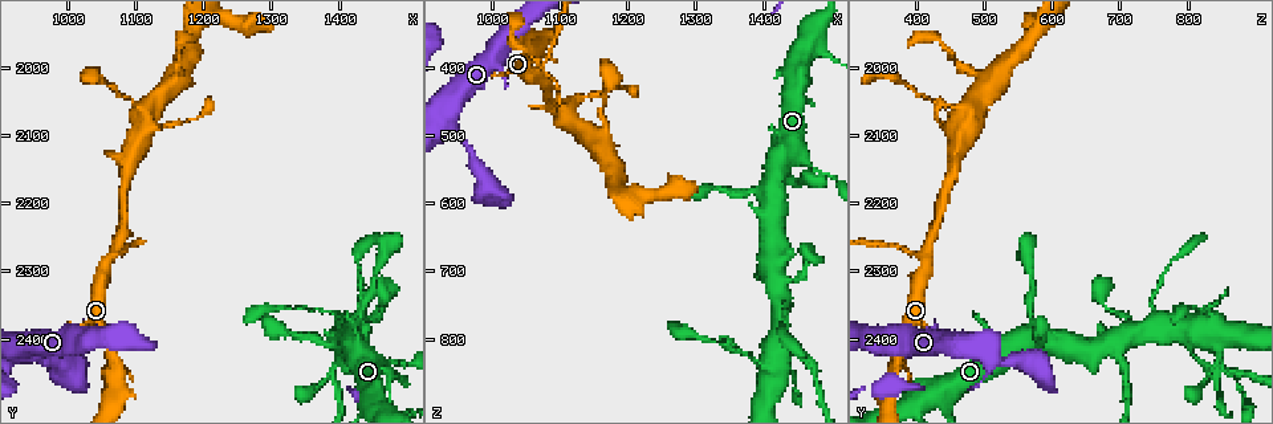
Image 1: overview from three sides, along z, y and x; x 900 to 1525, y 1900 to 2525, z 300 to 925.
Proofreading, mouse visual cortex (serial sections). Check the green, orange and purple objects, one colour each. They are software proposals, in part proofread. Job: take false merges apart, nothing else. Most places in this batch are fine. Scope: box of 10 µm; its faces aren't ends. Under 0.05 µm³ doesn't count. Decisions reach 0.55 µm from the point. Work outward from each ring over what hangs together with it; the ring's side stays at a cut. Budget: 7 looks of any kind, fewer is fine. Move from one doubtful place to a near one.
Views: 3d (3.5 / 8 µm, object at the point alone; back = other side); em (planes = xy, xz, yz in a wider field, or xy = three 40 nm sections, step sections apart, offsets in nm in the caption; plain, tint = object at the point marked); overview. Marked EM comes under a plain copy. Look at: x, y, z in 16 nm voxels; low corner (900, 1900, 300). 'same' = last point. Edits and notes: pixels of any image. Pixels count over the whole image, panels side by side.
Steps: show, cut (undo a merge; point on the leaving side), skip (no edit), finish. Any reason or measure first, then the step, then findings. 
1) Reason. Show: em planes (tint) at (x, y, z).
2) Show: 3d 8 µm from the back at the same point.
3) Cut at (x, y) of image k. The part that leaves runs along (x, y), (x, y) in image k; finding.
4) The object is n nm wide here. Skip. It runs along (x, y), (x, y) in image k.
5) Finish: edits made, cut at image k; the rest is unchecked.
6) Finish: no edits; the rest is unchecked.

Two arms in line, one across. Show: 3d 3.5 µm at (1060, 2285, 415).

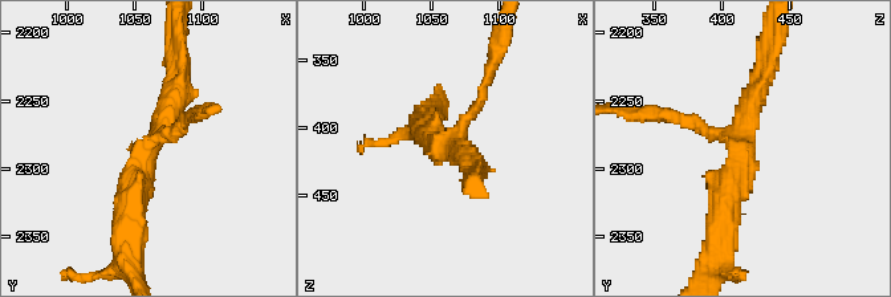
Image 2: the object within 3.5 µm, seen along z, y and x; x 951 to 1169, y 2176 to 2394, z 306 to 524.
3 arms meet here; the arms are 150, 250, 350 nm wide; need the tissue. Show: em planes (tint) at (1060, 2282, 414).

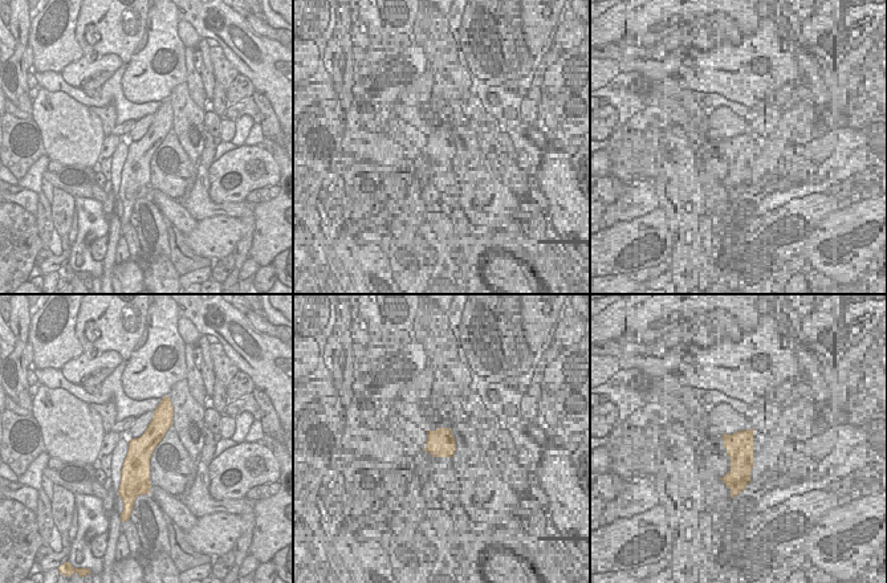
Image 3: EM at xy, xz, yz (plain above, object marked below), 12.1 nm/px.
Show: em xy step 1 (tint) at the same point.

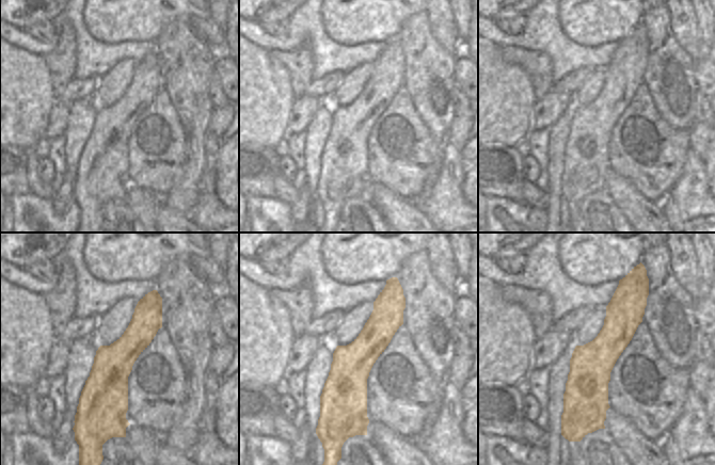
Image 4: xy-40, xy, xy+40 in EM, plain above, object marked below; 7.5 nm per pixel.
Skip. It runs along (621, 286), (591, 422) in image 4; one cell here.

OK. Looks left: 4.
Show: em planes (tint) at (1105, 2060, 460).

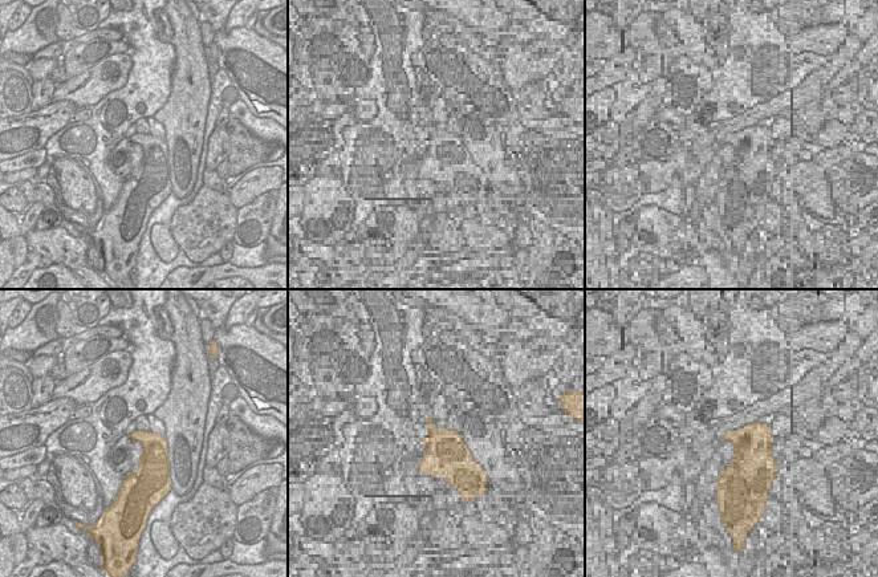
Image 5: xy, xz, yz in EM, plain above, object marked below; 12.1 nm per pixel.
Show: 3d 3.5 µm at the same point.

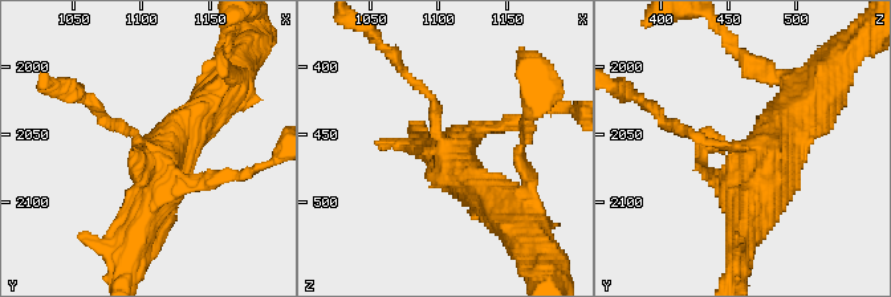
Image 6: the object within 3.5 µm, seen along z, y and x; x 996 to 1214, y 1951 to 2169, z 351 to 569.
The arms are 150, 150, 400, 450 nm wide. Skip. One cell here.

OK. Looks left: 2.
Thin arm on a thick one. Show: 3d 3.5 µm from the back at (1430, 2385, 575).

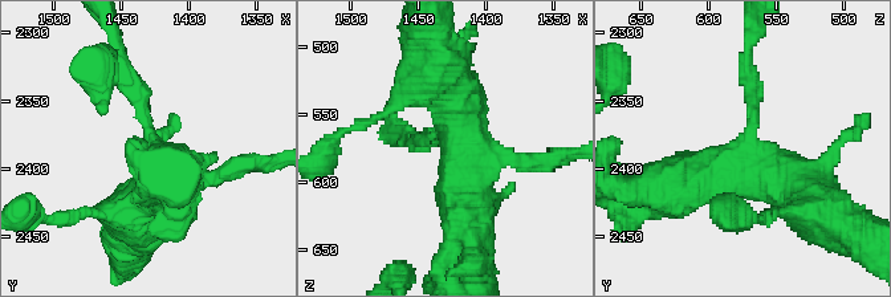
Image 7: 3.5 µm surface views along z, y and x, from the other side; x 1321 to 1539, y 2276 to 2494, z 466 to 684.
Show: em xy step 5 (tint) at (1426, 2384, 570).

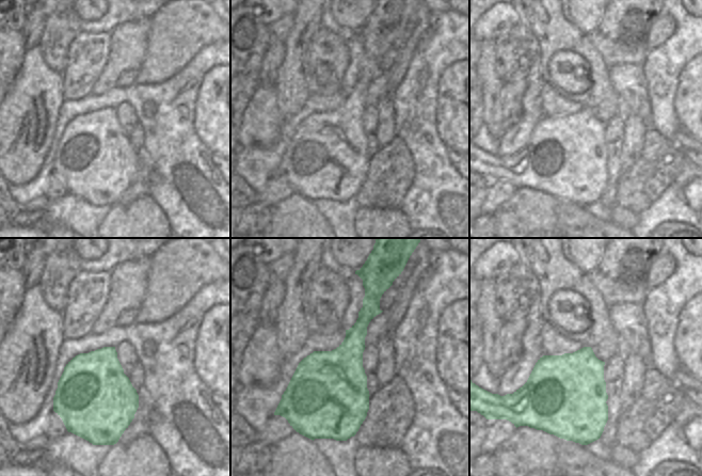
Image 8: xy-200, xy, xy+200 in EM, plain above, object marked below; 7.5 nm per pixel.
Skip. It runs along (430, 74), (458, 98), (470, 228) in image 7; all the same cell.

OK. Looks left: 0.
Finish: no edits; the rest is unchecked.

